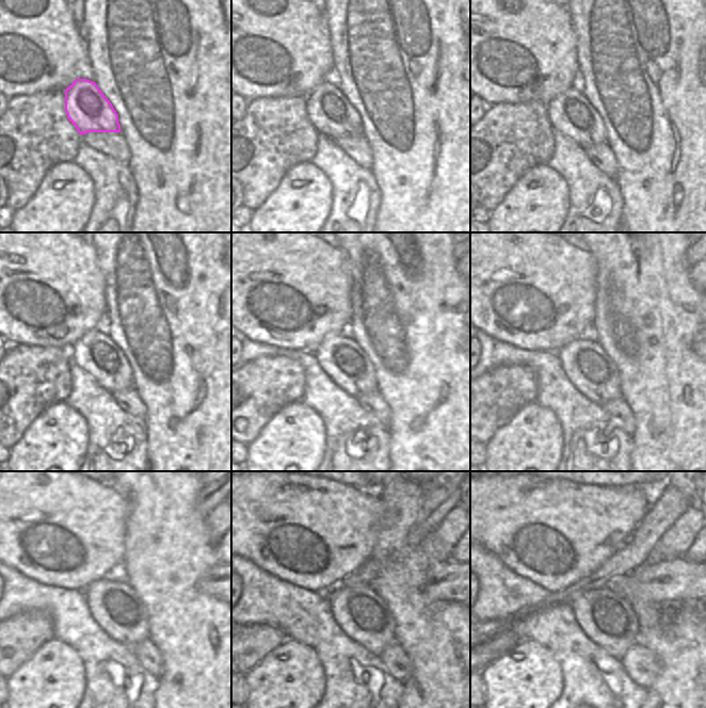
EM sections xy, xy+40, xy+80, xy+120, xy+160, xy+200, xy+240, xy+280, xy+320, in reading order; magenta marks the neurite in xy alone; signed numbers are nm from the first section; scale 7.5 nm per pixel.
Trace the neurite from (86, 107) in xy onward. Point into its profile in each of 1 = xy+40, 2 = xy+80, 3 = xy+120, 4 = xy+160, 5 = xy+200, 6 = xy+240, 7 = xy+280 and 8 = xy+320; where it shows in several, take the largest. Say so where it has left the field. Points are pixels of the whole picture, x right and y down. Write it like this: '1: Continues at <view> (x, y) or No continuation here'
1: Continues at xy+40 (331, 113)
2: Continues at xy+80 (571, 113)
3: Continues at xy+120 (98, 354)
4: Continues at xy+160 (348, 365)
5: Continues at xy+200 (588, 366)
6: Continues at xy+240 (114, 605)
7: Continues at xy+280 (360, 612)
8: Continues at xy+320 (610, 621)

